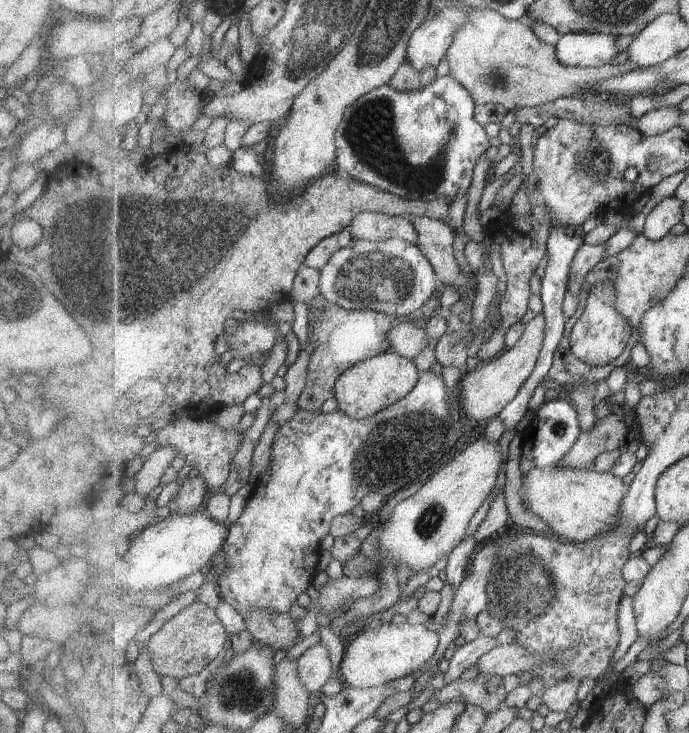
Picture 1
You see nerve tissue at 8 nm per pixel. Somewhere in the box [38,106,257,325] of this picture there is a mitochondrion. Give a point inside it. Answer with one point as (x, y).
(84, 205)

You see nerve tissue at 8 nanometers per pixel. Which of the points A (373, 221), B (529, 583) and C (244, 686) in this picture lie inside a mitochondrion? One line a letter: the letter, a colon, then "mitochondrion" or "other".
A: other
B: mitochondrion
C: mitochondrion

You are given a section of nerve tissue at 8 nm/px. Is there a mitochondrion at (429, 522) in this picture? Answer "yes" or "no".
yes

